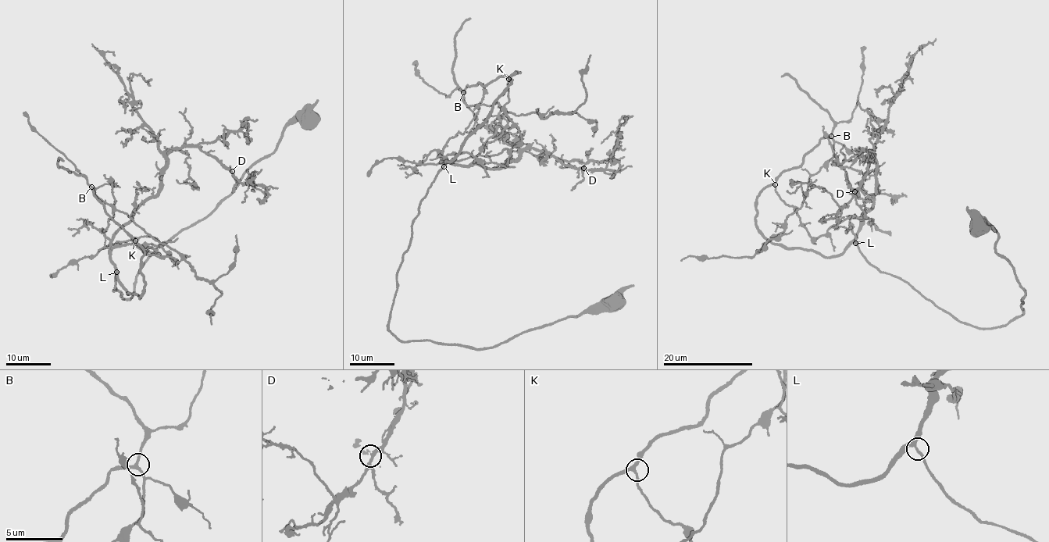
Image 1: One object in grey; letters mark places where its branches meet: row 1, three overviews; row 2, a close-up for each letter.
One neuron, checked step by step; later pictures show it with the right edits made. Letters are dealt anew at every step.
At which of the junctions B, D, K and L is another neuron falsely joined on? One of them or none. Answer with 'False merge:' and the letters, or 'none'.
False merge: none

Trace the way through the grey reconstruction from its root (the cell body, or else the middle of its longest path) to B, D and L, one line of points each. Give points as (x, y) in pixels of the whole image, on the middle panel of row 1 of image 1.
B: (612, 301), (477, 350), (406, 343), (390, 330), (397, 269), (421, 200), (519, 72), (463, 92)
D: (612, 301), (477, 350), (406, 343), (388, 327), (412, 219), (445, 157), (497, 169), (531, 148), (583, 168)
L: (612, 301), (477, 350), (397, 338), (388, 325), (397, 269), (419, 203), (444, 166)

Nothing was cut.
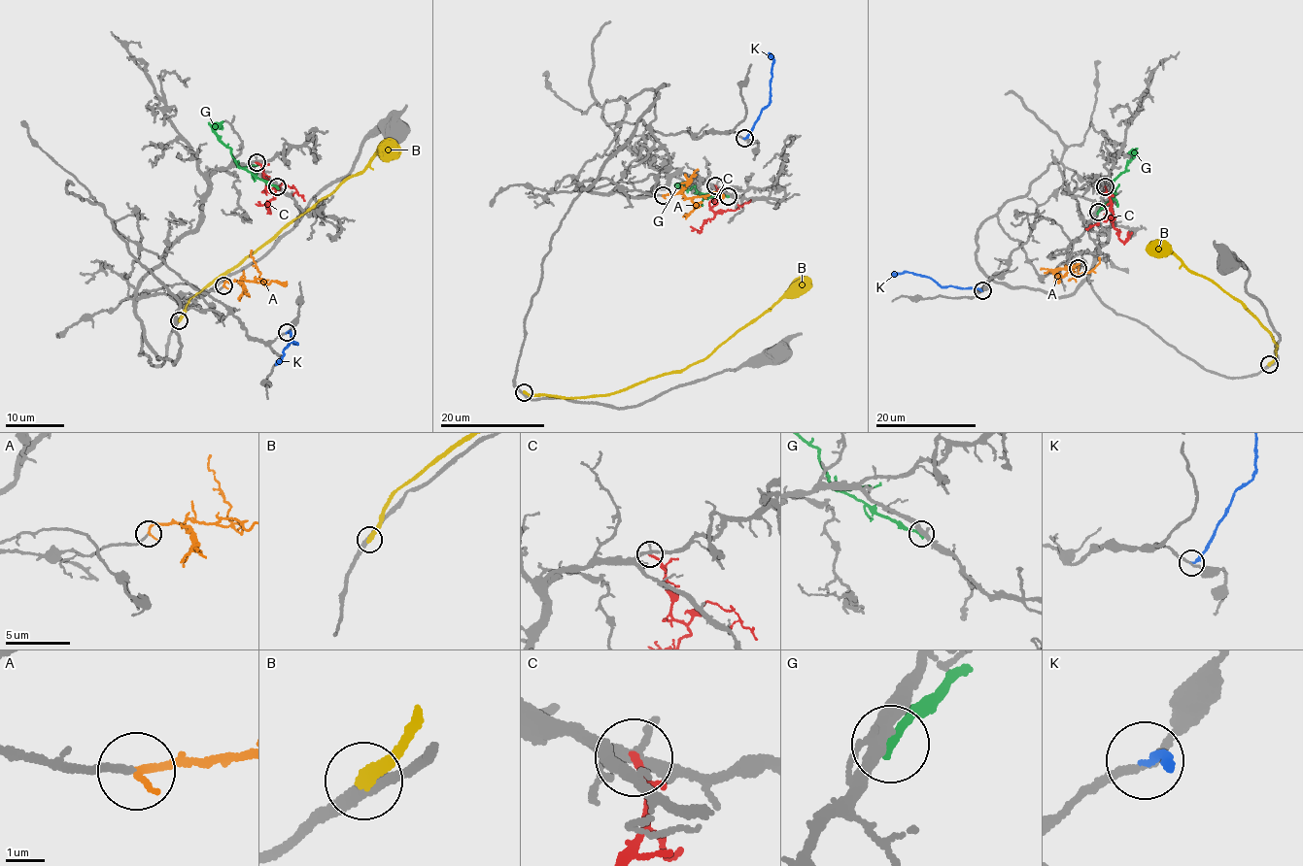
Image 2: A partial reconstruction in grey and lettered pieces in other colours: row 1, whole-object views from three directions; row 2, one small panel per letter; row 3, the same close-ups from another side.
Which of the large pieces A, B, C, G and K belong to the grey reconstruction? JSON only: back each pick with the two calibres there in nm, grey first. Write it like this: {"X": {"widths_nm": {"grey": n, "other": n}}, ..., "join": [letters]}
{"A": {"widths_nm": {"grey": 170, "other": 200}}, "join": ["A"]}

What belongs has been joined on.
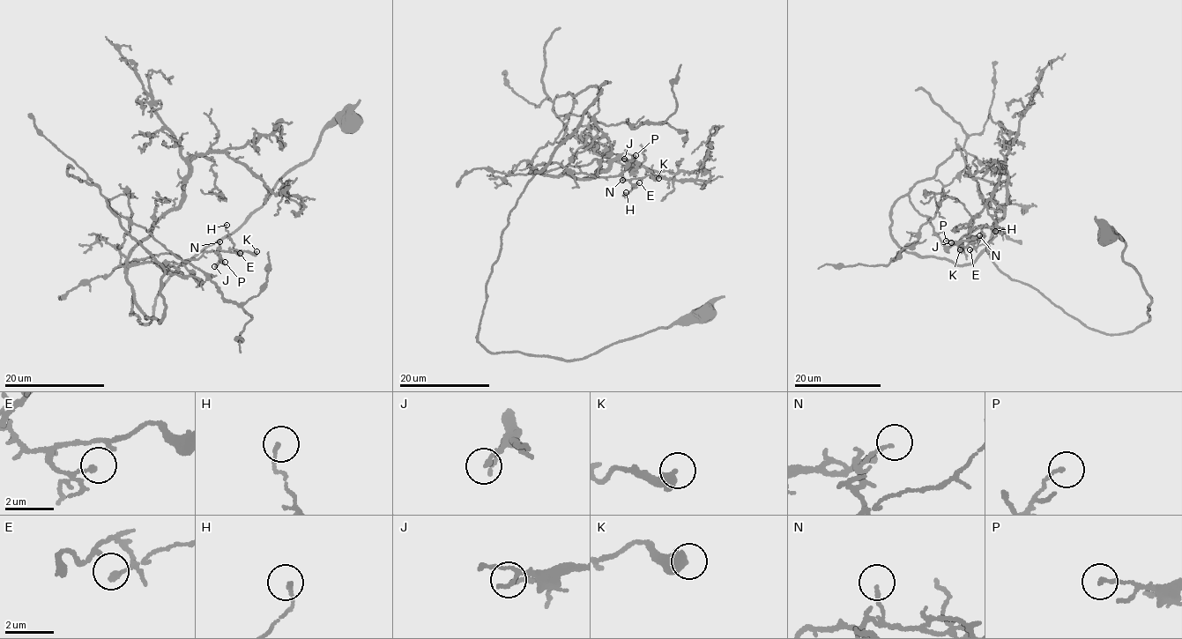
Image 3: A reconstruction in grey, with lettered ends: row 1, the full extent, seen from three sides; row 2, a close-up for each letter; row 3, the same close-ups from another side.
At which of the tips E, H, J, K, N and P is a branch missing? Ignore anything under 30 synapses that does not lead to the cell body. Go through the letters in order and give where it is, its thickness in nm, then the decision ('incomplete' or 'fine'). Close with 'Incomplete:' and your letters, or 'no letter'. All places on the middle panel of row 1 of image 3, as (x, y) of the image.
E: at (639, 182); 150 nm thick; fine
H: at (626, 192); 140 nm thick; fine
J: at (624, 159); 170 nm thick; fine
K: at (658, 178); 550 nm thick; fine
N: at (622, 180); 130 nm thick; fine
P: at (635, 155); 130 nm thick; fine
Incomplete: no letter

